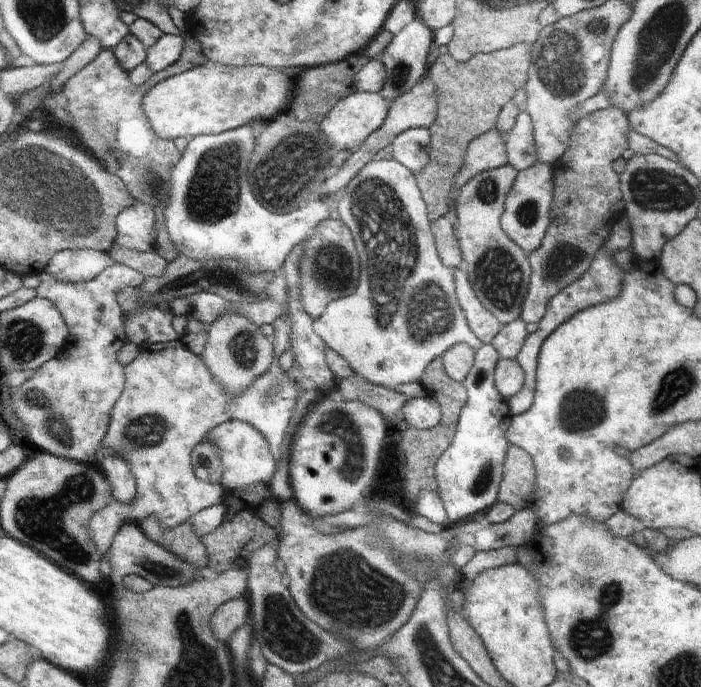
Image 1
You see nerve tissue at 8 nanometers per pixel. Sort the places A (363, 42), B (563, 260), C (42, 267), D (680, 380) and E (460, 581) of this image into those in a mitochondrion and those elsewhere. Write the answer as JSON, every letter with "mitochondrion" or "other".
{"A":"other","B":"mitochondrion","C":"other","D":"mitochondrion","E":"other"}

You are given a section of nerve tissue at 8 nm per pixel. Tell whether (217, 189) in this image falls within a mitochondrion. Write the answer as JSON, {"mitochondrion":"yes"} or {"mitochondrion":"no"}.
{"mitochondrion":"yes"}

